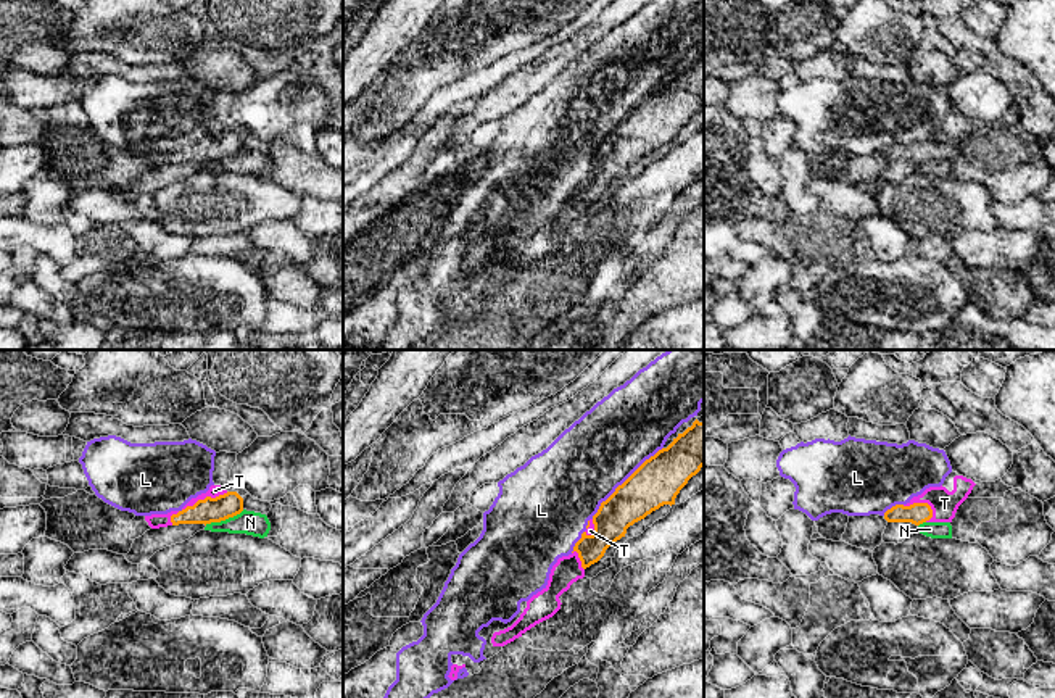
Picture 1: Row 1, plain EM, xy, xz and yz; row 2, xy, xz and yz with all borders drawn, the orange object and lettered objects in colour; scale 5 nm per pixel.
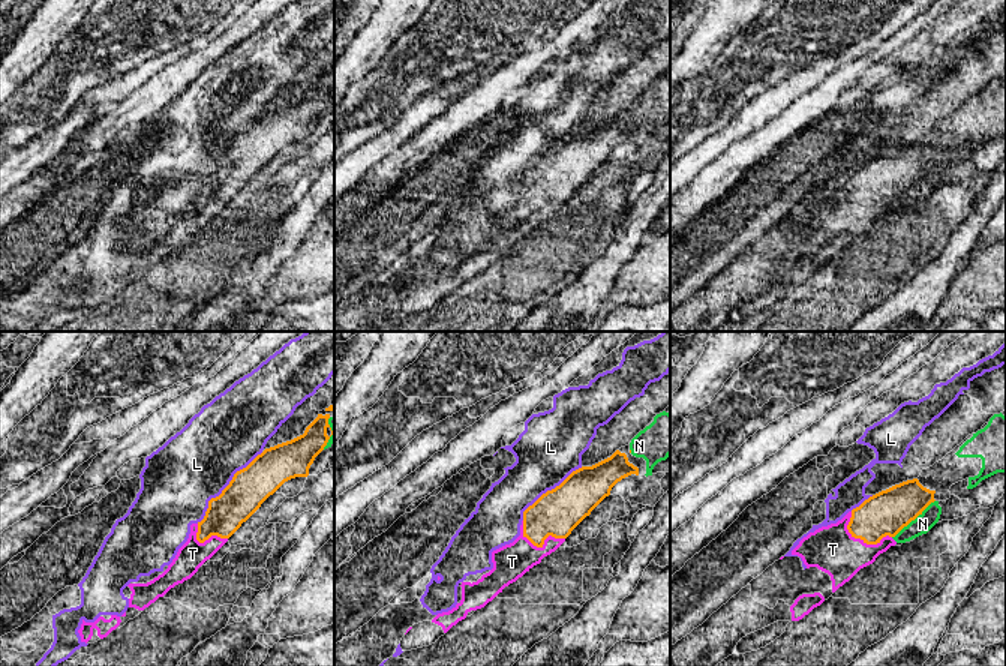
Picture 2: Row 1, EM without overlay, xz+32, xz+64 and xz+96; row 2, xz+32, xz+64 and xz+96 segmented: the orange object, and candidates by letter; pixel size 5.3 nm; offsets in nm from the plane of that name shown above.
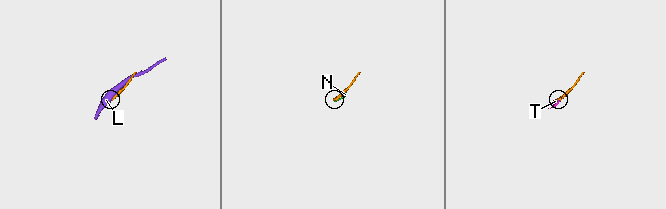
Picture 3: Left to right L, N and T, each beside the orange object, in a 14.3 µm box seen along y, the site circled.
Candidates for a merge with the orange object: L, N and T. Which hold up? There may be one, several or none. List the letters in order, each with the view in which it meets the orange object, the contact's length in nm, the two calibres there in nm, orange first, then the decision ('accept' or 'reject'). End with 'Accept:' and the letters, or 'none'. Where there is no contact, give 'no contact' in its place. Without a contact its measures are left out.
L: xz | 500 nm | 240/400 nm | reject
N: xy | 220 nm | 130/120 nm | reject
T: xy | 240 nm | 130/60 nm | accept
Accept: T

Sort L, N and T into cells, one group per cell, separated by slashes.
L / N / T

